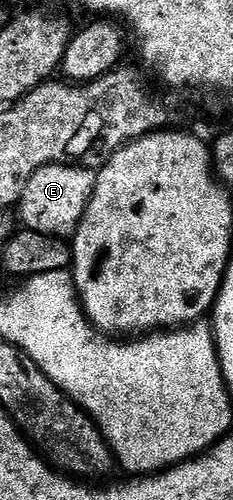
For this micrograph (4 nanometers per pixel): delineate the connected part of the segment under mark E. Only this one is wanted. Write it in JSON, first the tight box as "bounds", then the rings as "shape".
{"bounds":[16,165,97,239],"shape":[[[46,165],[30,178],[16,208],[20,210],[21,225],[30,231],[67,239],[84,218],[85,210],[96,187],[97,171],[80,166]]]}

